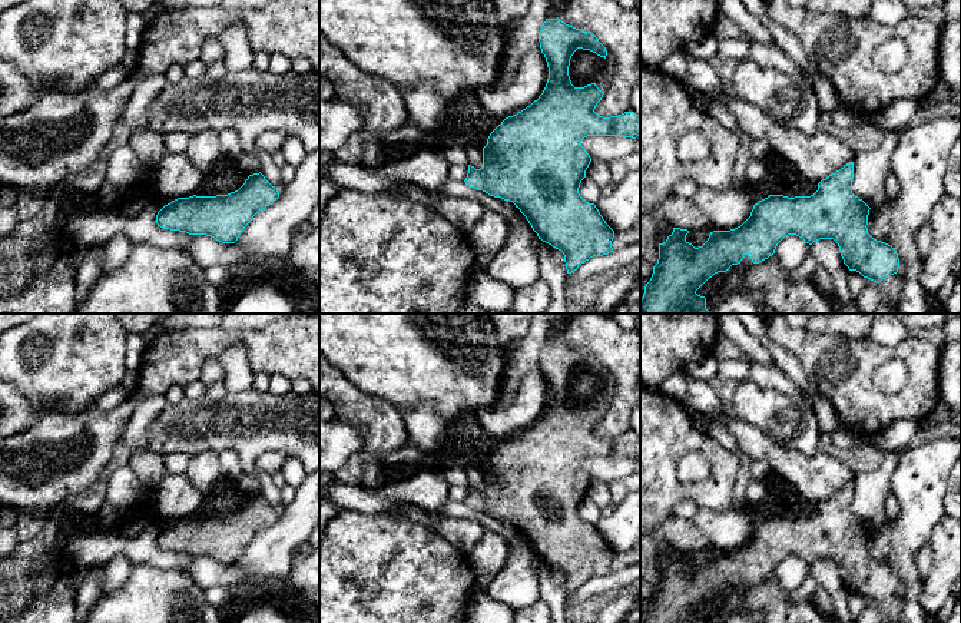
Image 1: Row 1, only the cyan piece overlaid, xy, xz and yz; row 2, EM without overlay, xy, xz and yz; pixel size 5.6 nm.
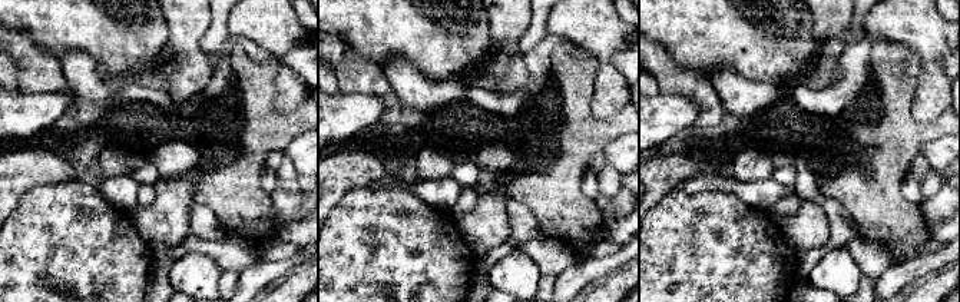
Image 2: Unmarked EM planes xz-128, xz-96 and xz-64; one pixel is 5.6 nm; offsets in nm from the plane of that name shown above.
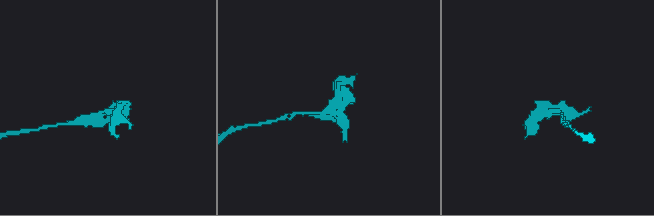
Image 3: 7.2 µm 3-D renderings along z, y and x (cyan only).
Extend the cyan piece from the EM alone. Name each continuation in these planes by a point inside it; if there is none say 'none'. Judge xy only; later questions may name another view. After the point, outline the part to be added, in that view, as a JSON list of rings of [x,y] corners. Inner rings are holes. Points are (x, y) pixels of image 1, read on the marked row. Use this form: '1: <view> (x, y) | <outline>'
none

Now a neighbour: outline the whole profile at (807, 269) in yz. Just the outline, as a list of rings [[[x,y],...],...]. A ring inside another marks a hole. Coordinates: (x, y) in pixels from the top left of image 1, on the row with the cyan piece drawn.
[[[808,252],[805,261],[798,268],[788,272],[788,278],[789,281],[812,278],[818,266],[816,259]]]

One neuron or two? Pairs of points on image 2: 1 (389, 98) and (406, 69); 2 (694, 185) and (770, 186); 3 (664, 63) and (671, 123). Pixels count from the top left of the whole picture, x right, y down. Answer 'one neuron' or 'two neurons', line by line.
1: two neurons
2: one neuron
3: two neurons

